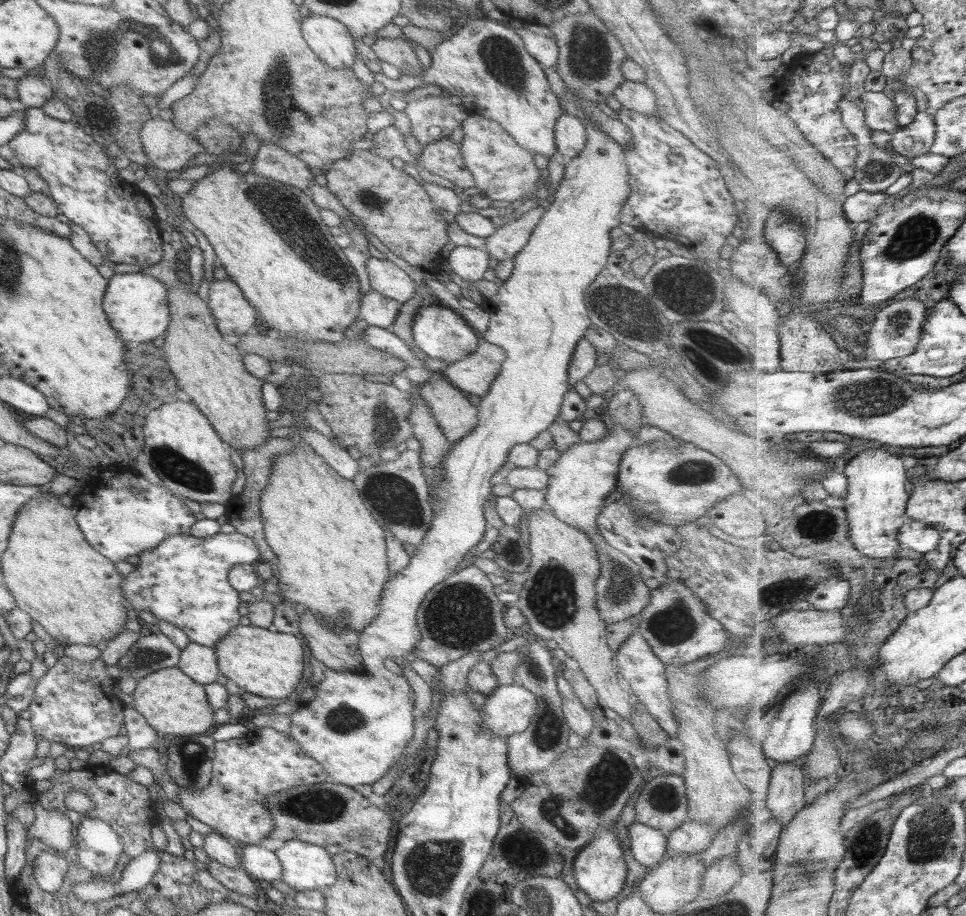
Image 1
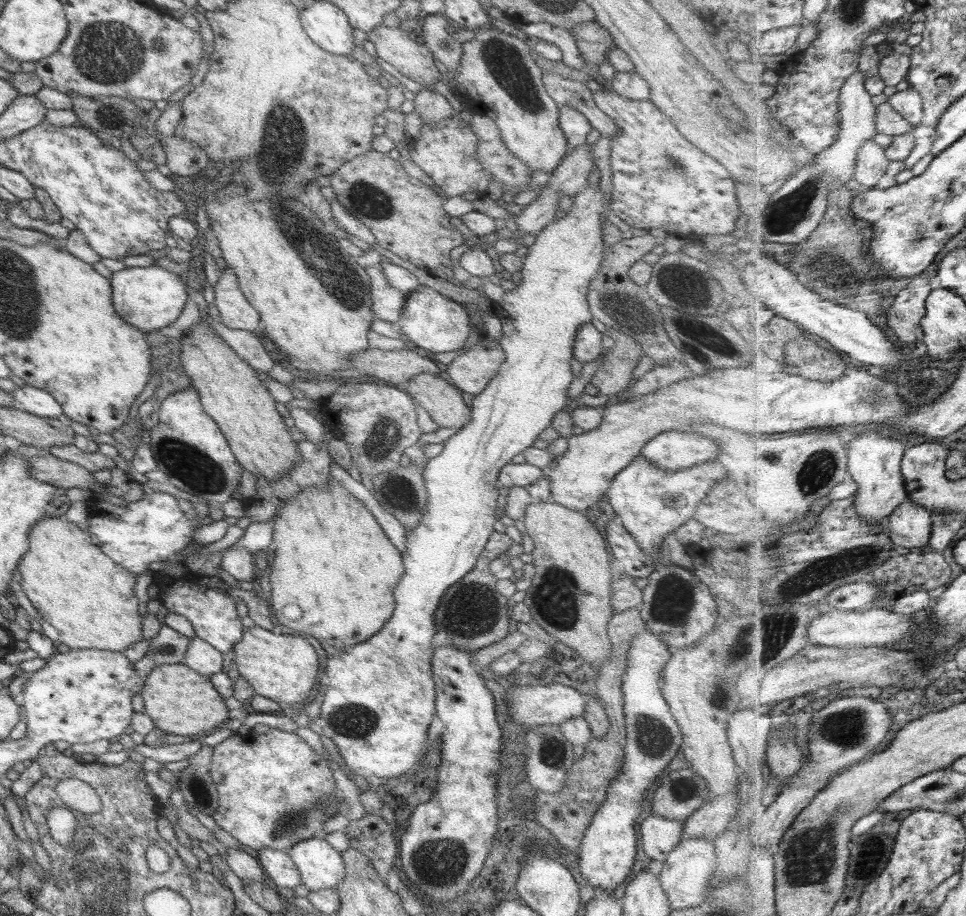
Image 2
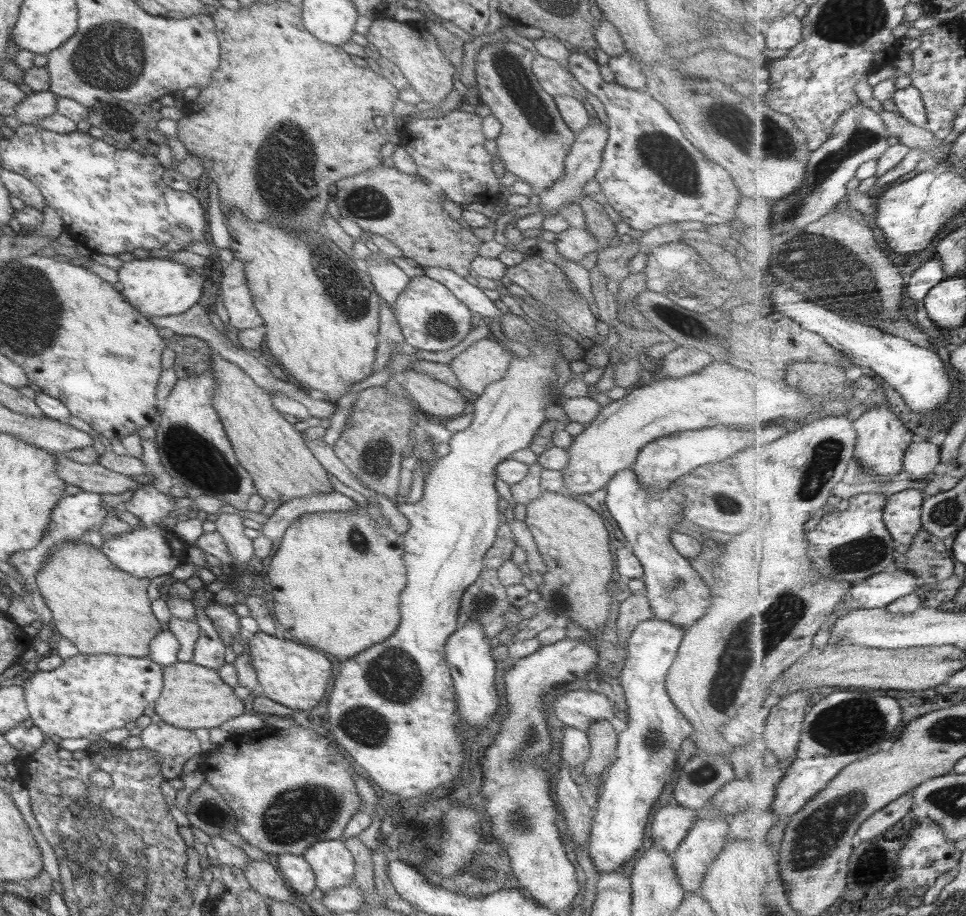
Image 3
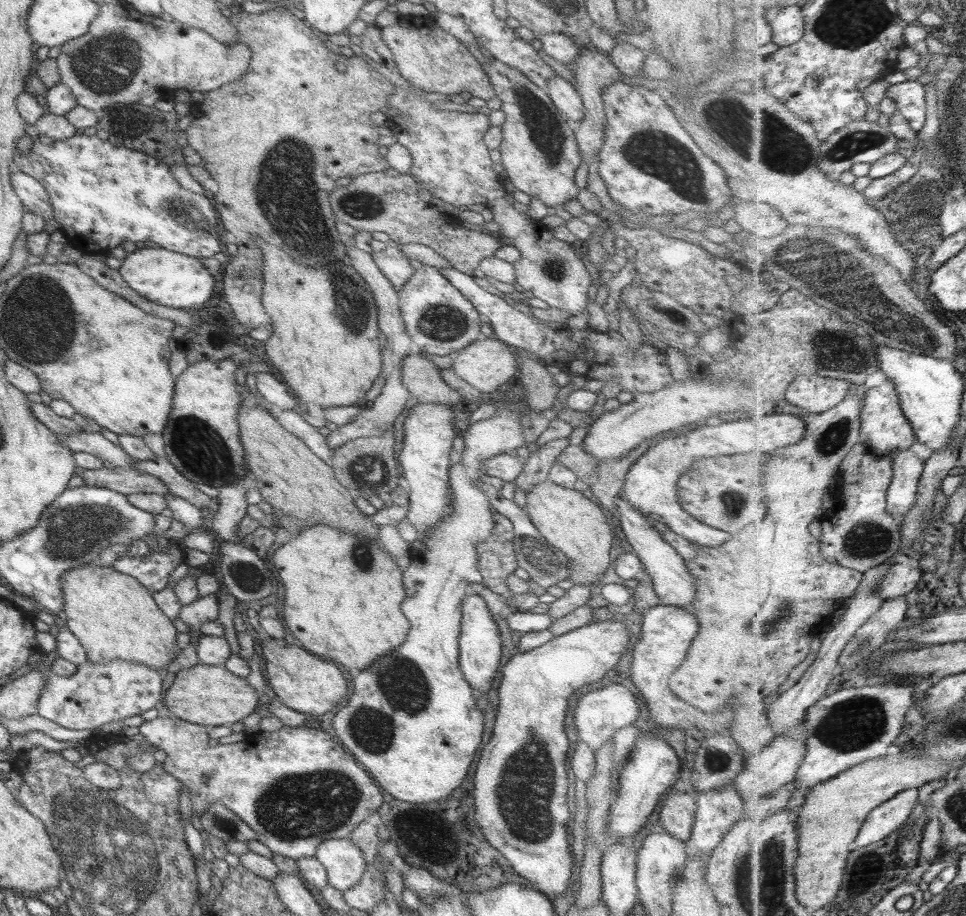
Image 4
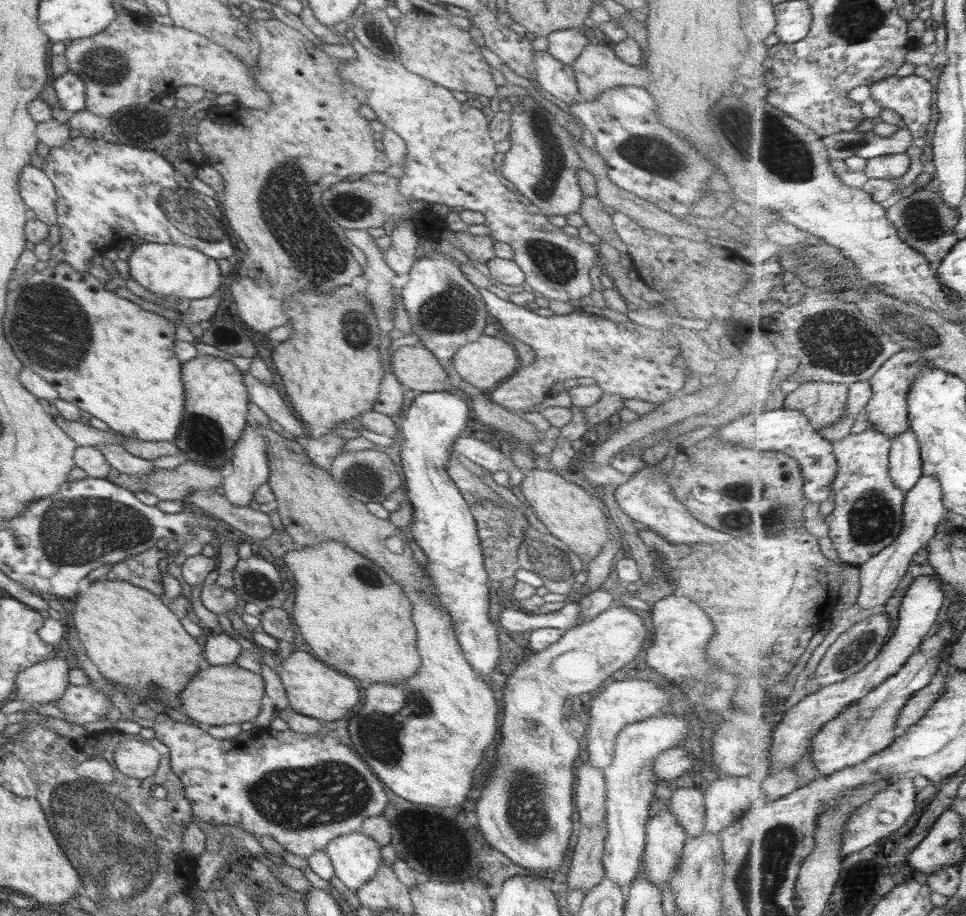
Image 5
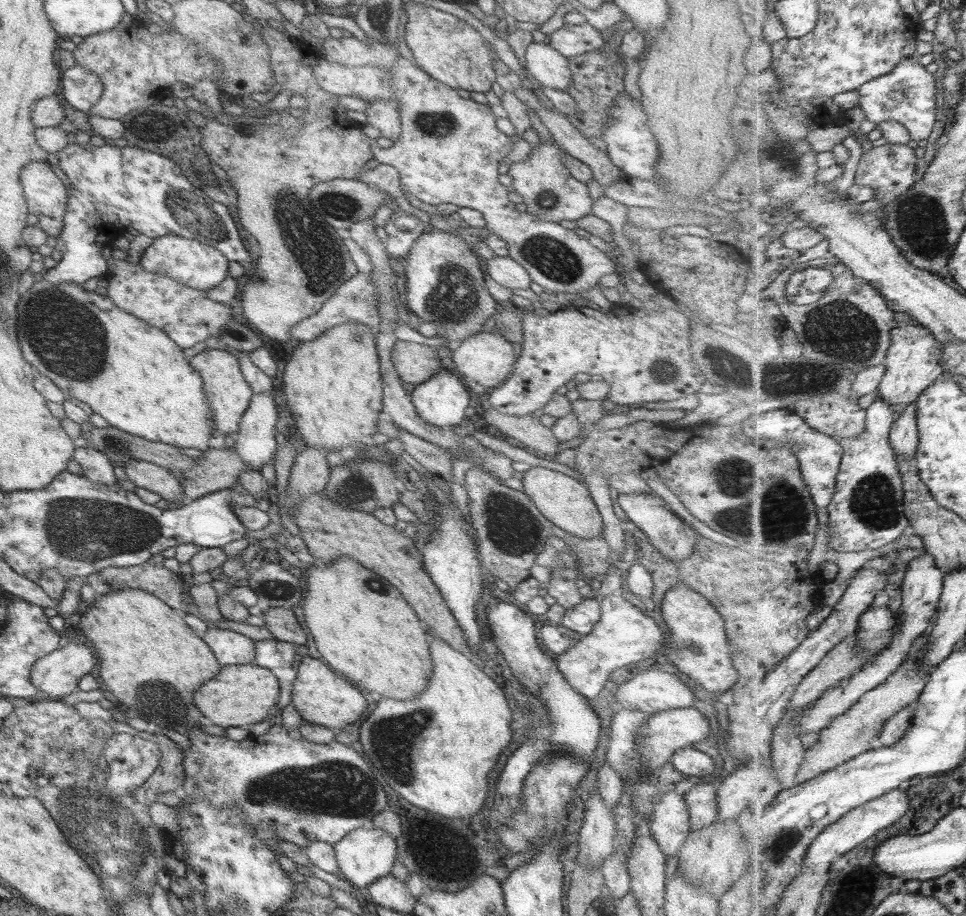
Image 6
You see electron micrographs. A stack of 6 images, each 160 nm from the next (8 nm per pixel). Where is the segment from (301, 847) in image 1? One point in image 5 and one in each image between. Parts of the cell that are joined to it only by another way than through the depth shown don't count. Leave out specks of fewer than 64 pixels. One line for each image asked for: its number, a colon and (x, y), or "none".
2: (319, 865)
3: (332, 866)
4: (343, 864)
5: (354, 858)

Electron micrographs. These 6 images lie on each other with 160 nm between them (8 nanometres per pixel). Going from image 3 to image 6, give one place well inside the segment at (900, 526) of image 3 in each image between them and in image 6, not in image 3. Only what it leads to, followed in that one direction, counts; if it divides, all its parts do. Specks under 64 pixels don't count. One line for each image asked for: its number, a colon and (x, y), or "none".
4: (908, 468)
5: (906, 464)
6: (904, 436)

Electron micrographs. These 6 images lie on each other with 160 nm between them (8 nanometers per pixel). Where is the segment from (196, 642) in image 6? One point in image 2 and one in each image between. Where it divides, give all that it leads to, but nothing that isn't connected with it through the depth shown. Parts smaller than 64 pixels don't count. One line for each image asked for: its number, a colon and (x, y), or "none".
2: (73, 586)
3: (99, 609)
4: (113, 617)
5: (133, 640)

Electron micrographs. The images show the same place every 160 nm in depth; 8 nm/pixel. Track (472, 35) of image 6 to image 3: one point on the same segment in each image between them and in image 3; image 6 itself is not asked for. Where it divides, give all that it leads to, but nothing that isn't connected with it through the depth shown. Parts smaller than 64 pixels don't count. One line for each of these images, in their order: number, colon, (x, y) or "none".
3: (418, 58)
4: (431, 59)
5: (429, 46)

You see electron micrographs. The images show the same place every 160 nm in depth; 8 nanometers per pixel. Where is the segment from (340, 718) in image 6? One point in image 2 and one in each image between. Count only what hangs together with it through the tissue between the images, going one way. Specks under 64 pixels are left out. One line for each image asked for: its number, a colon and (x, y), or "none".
2: (281, 668)
3: (290, 676)
4: (305, 685)
5: (315, 692)

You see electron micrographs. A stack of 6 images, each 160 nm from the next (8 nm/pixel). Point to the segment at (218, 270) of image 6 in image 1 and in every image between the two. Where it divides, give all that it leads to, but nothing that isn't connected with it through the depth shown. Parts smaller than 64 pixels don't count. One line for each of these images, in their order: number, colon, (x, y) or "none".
1: (135, 304)
2: (149, 298)
3: (154, 286)
4: (171, 279)
5: (170, 270)

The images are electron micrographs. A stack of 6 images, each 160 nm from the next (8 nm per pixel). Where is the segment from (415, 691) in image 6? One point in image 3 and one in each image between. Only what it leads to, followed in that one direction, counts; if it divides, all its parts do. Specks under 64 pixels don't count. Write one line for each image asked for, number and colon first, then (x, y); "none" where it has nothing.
3: (336, 577)
4: (342, 592)
5: (354, 618)

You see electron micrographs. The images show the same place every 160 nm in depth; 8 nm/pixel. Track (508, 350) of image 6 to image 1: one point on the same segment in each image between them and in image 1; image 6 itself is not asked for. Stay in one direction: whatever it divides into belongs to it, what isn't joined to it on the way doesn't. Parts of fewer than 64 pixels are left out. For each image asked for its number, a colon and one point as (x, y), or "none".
1: (474, 374)
2: (469, 372)
3: (485, 361)
4: (487, 365)
5: (486, 362)

